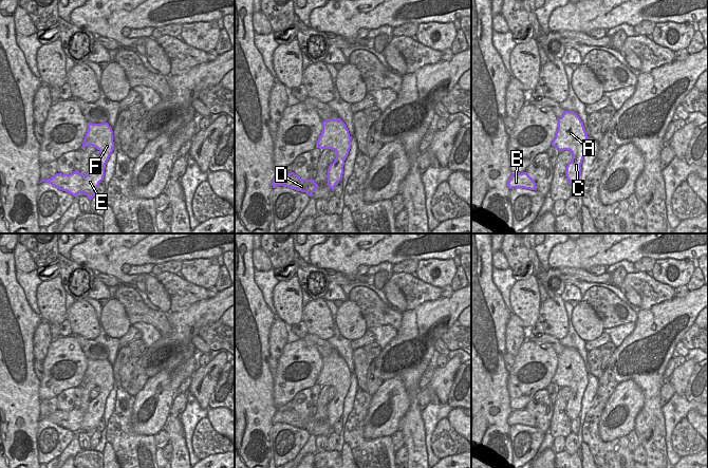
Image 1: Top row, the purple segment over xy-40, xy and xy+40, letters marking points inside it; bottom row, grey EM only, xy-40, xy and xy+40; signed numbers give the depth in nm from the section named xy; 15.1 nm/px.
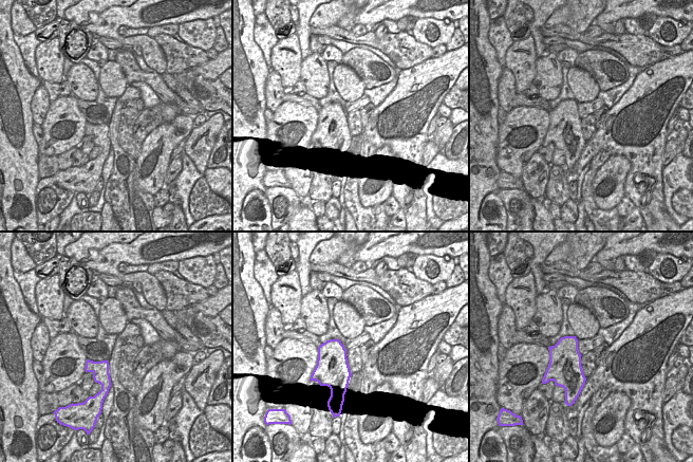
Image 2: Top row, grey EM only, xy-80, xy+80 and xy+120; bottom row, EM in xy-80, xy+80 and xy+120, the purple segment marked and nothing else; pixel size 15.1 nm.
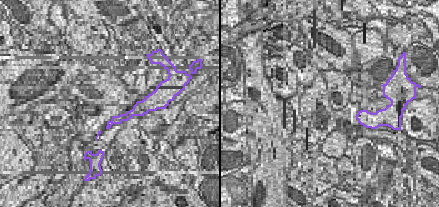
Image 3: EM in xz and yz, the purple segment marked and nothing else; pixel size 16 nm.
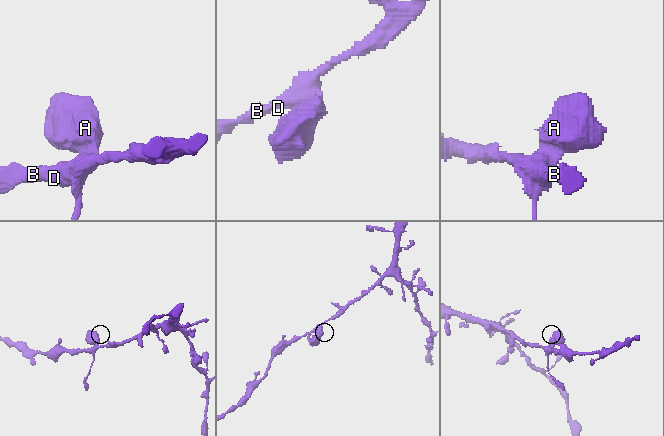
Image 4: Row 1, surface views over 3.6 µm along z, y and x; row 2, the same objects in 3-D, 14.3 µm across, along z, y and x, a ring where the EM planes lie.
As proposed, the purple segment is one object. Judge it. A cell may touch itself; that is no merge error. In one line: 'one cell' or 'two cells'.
one cell

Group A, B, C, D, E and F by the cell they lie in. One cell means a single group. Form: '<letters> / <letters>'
A B C D E F

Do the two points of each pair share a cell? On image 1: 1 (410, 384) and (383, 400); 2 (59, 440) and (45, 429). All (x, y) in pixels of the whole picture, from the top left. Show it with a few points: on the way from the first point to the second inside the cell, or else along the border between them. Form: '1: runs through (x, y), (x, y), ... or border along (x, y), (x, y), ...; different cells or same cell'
1: border along (384, 379), (401, 379), (409, 398), (407, 411); different cells
2: runs through (56, 438), (49, 432); same cell

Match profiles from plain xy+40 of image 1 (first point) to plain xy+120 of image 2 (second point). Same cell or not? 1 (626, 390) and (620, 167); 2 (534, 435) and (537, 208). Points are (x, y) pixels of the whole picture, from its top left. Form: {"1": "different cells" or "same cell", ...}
{"1": "same cell", "2": "different cells"}

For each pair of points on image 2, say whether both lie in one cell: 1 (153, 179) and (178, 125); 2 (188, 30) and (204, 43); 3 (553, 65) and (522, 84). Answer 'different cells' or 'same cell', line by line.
1: same cell
2: same cell
3: different cells

